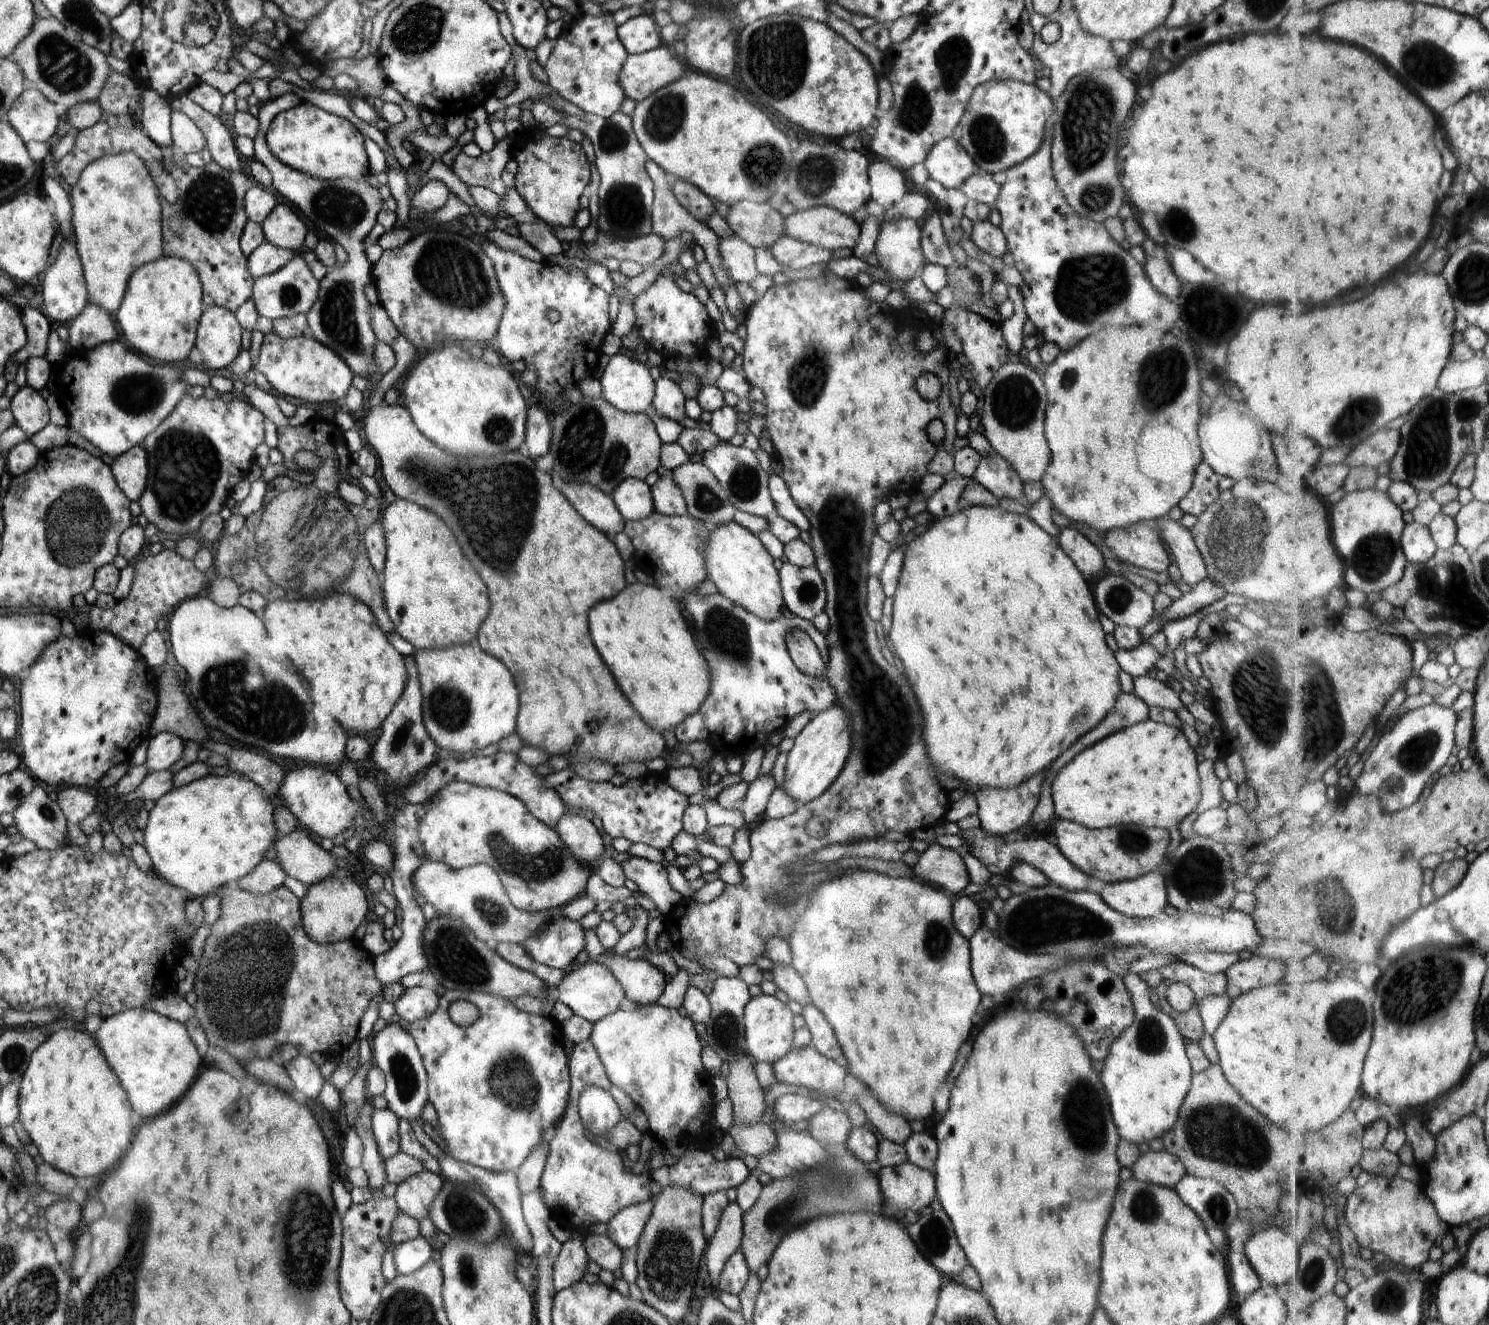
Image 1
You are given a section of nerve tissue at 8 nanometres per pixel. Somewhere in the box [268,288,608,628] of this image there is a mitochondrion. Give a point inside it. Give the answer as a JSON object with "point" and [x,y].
{"point":[492,504]}

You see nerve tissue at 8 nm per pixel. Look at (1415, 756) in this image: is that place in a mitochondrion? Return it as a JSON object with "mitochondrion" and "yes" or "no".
{"mitochondrion":"yes"}

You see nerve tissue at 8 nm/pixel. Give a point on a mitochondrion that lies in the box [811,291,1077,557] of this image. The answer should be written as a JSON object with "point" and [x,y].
{"point":[1016,400]}

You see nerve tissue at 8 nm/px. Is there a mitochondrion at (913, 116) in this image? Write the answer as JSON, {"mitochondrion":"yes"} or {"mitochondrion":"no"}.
{"mitochondrion":"yes"}

